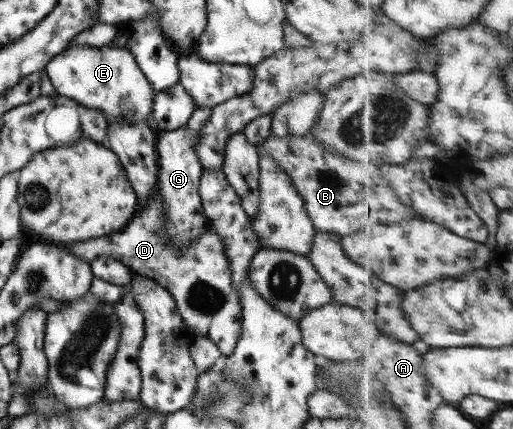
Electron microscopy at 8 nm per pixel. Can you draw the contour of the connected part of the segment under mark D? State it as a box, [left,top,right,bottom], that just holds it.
[68,191,243,356]

